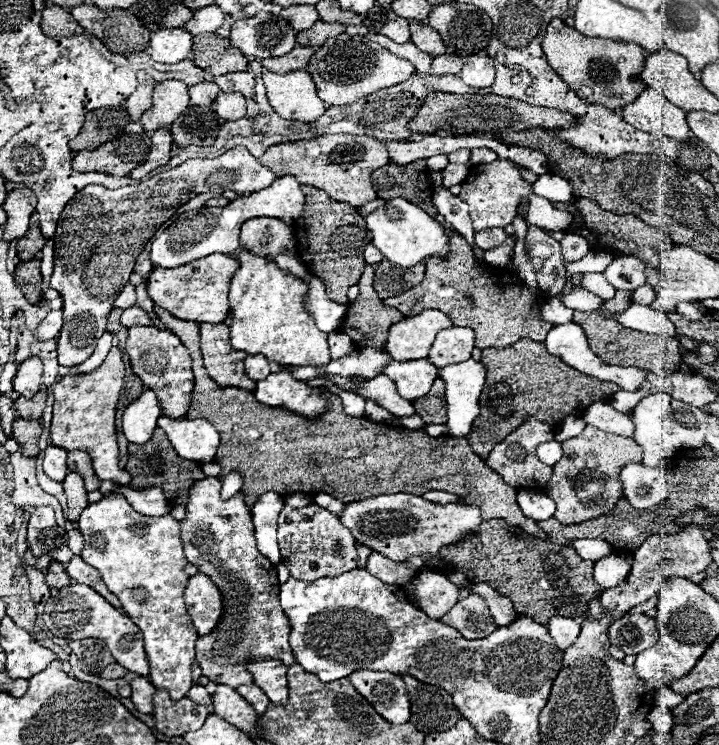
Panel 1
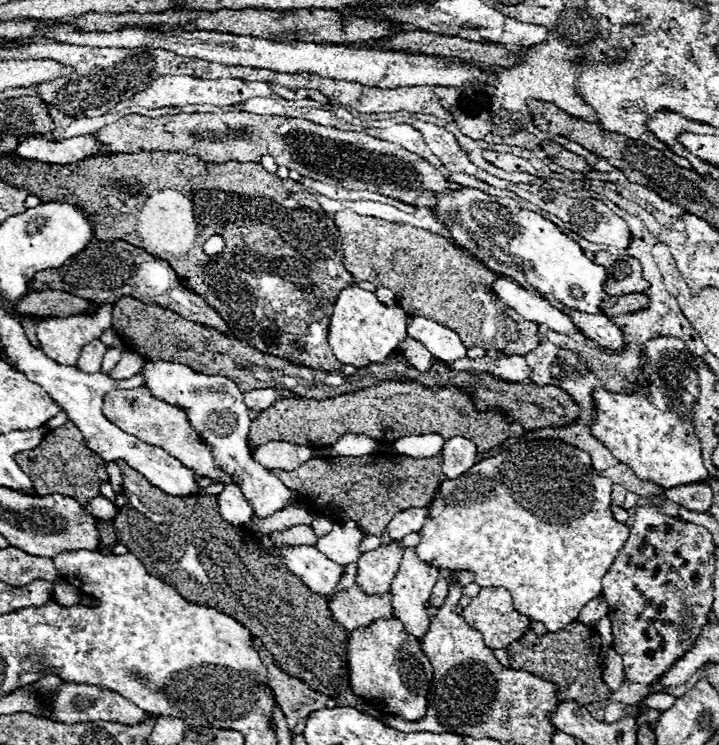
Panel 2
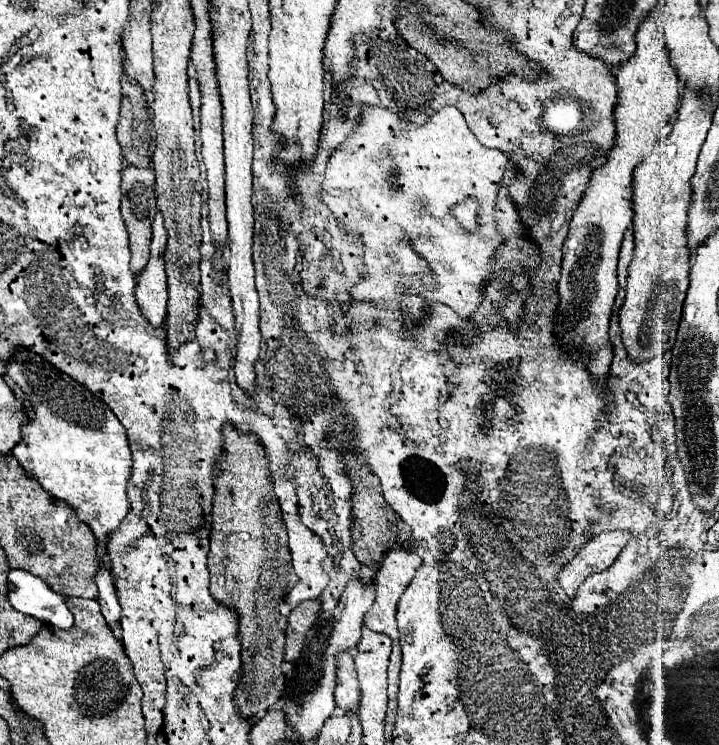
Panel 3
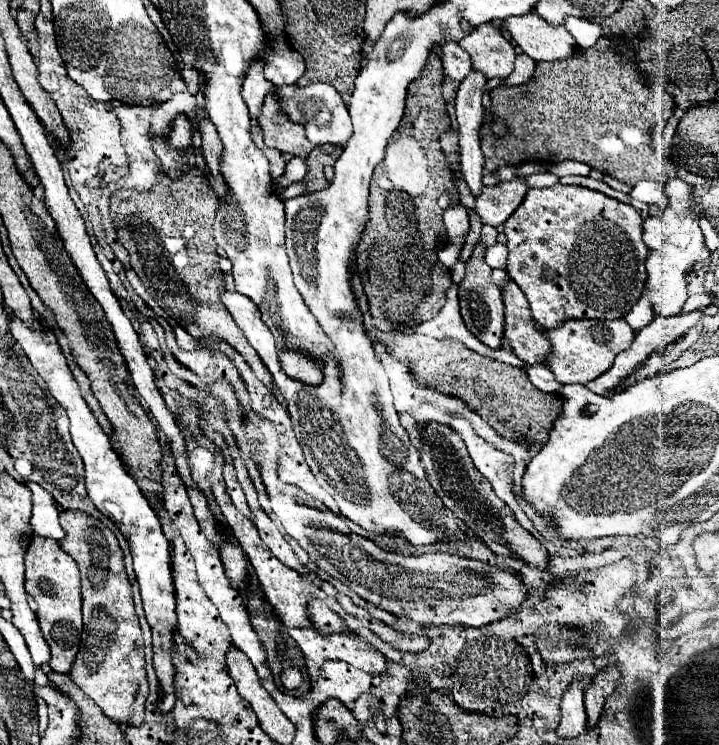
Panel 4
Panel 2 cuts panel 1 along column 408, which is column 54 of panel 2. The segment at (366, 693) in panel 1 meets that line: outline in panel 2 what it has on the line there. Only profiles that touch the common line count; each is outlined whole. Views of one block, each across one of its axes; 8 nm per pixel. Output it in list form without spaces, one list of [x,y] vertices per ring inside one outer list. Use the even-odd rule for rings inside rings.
[[[64,682],[60,686],[58,696],[54,698],[54,702],[50,706],[50,716],[56,722],[66,722],[66,724],[102,720],[102,722],[118,722],[118,724],[132,724],[132,726],[136,726],[136,724],[144,722],[150,714],[140,710],[136,704],[128,702],[126,698],[122,698],[116,692],[102,690],[102,688],[88,686],[88,684],[68,684],[68,682]]]

